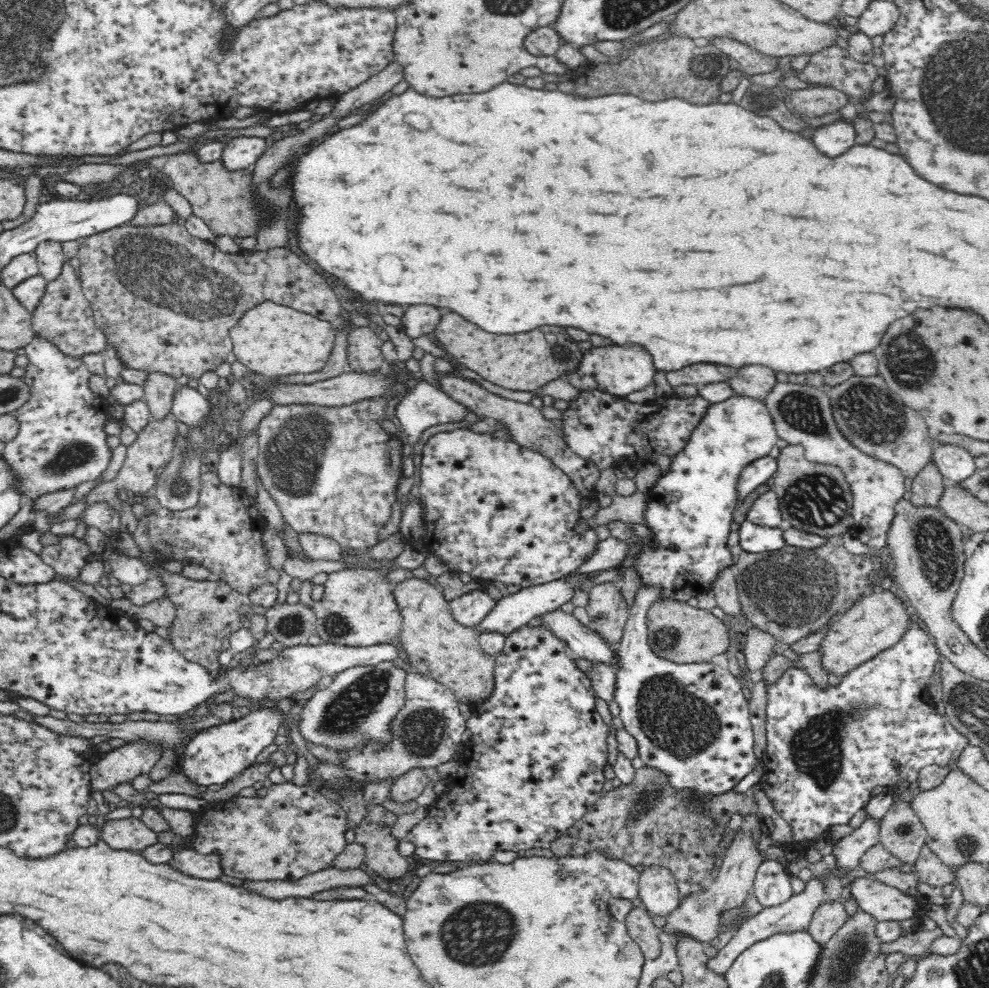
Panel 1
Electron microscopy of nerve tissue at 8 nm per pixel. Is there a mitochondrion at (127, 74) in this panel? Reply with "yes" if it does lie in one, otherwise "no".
no

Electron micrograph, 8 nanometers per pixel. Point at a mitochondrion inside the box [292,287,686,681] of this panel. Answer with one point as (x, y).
(665, 641)

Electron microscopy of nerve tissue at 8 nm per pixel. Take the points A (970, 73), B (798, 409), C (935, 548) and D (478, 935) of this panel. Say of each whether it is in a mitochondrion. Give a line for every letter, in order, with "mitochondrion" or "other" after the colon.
A: mitochondrion
B: mitochondrion
C: mitochondrion
D: mitochondrion

